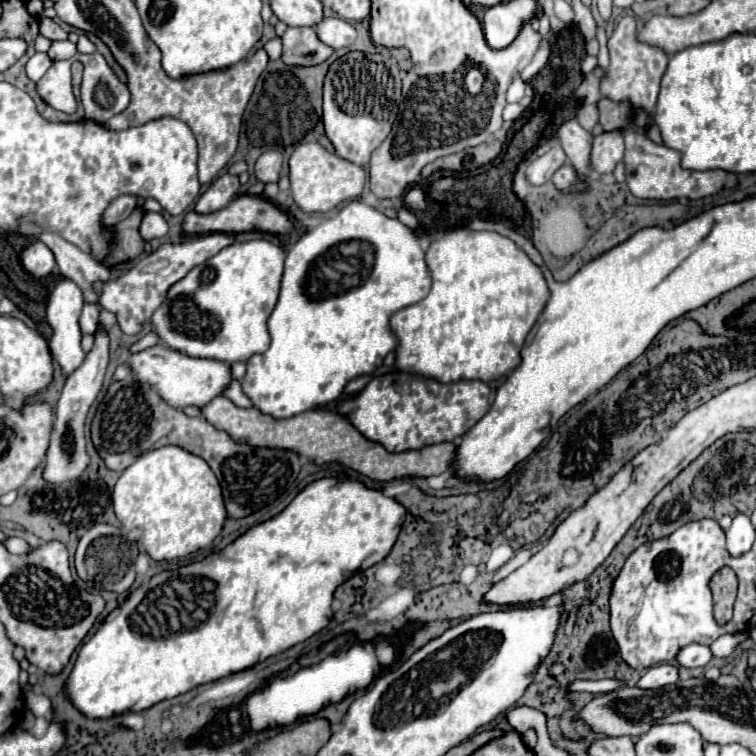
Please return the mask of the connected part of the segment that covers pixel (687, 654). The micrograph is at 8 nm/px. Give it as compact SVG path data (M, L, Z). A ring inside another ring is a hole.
M688 644L684 650L680 650L680 654L676 656L678 664L680 666L686 666L686 668L698 668L698 666L706 666L710 664L712 660L712 652L710 652L710 646L704 646L704 644Z

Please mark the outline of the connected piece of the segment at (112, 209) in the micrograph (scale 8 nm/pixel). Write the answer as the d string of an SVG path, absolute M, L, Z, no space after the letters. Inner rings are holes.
M118 196L118 198L108 206L108 210L104 212L104 224L114 226L116 222L124 220L126 216L130 216L136 206L138 206L138 198L136 198L136 196Z

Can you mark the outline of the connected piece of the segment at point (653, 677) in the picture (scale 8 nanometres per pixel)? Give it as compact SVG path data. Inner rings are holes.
M660 664L646 670L646 674L640 678L640 688L662 688L668 684L678 682L678 666L674 664Z

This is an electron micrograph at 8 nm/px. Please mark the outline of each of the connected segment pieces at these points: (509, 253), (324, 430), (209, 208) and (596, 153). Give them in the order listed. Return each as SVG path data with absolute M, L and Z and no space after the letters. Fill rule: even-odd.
M470 228L440 234L430 242L424 260L432 276L430 292L420 302L398 310L390 318L390 328L398 340L394 348L394 368L444 384L458 380L490 382L510 374L520 364L520 348L550 298L540 268L510 238L498 232L478 232Z
M216 396L216 398L212 398L212 402L202 406L200 412L206 422L210 422L216 430L224 430L234 442L258 446L258 448L292 450L300 456L310 458L314 464L336 462L336 464L352 468L372 480L378 480L378 482L388 482L388 480L406 478L406 476L412 476L412 478L438 476L444 470L448 470L448 466L452 466L454 450L456 450L456 446L452 442L442 442L436 446L426 446L422 450L390 454L380 444L366 440L344 416L330 412L330 410L306 410L292 418L276 420L268 414L262 414L256 408L238 408L228 398Z
M228 172L220 174L220 176L210 184L210 188L198 198L194 210L196 210L196 212L216 212L216 210L224 208L224 206L236 196L238 186L240 186L238 176L228 174Z
M618 130L604 132L594 138L590 152L590 166L596 174L612 174L616 164L624 158L624 138Z

